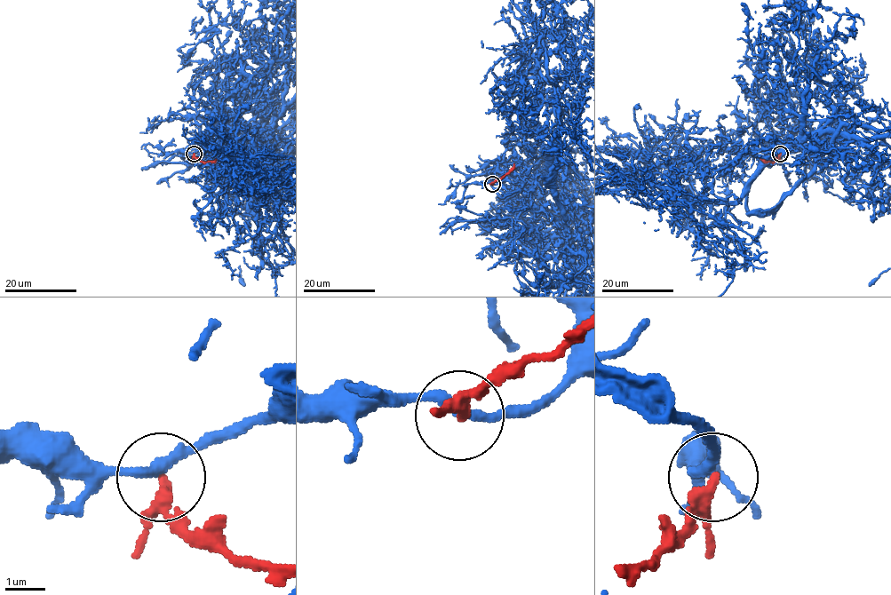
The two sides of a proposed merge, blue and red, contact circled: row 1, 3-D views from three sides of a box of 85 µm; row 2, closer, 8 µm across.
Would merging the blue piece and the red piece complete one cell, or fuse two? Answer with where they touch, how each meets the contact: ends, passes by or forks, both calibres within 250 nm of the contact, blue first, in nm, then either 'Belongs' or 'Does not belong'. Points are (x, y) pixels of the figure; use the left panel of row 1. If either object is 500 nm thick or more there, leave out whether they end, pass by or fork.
Place: (194, 154). At the ring blue passes by. At the ring red passes by. Thickness 260 nm (blue) against 240 nm. Does not belong

